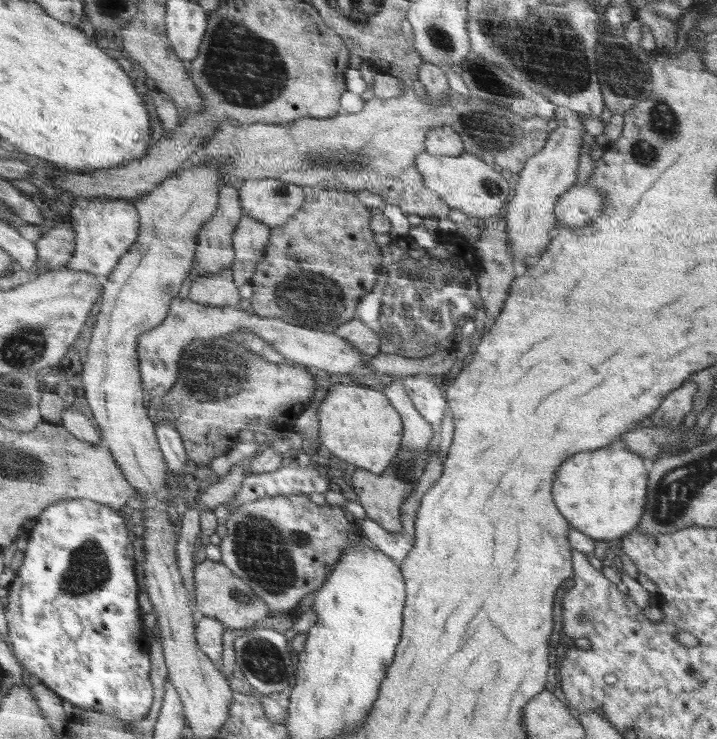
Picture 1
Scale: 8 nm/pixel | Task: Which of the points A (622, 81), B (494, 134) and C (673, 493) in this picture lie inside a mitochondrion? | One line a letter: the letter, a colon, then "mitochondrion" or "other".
A: mitochondrion
B: mitochondrion
C: mitochondrion

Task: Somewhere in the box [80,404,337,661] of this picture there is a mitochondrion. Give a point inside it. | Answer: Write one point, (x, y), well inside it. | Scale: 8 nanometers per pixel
(266, 553)

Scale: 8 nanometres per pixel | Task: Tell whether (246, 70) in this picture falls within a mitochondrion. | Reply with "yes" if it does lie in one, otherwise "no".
yes

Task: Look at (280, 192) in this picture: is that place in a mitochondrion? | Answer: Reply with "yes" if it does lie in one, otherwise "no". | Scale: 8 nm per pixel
yes

